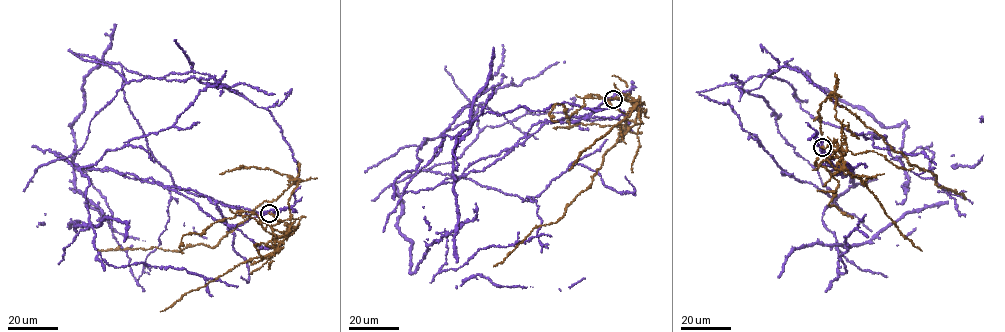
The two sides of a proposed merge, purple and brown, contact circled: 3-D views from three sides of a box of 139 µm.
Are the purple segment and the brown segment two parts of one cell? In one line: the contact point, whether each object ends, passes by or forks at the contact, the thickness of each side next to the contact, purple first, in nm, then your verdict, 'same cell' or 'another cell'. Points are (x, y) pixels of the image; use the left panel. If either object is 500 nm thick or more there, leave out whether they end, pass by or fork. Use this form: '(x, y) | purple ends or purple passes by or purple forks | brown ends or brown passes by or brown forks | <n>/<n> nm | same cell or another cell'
(269, 213) | purple passes by | brown ends | 240/280 nm | another cell

